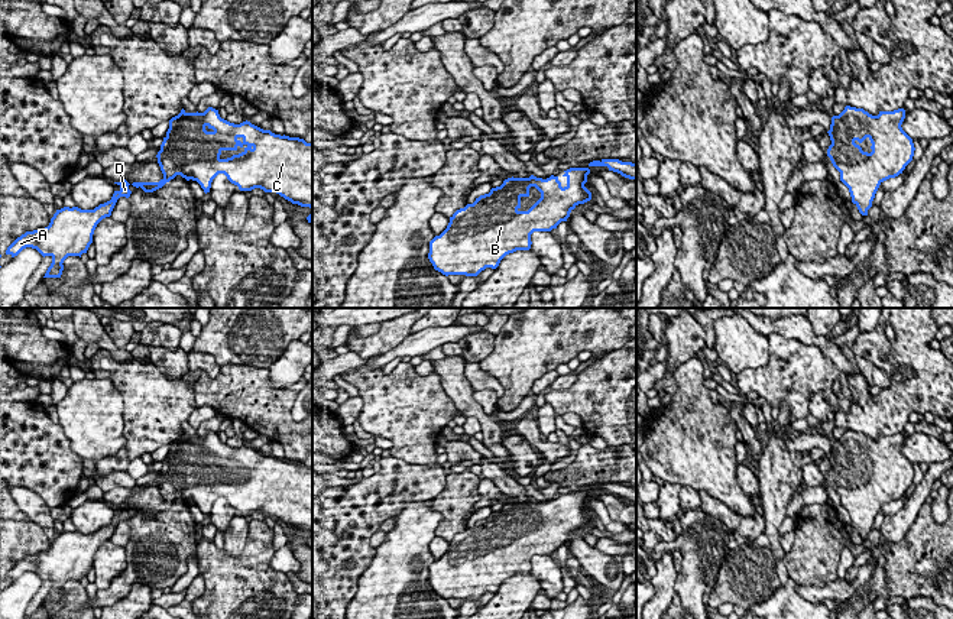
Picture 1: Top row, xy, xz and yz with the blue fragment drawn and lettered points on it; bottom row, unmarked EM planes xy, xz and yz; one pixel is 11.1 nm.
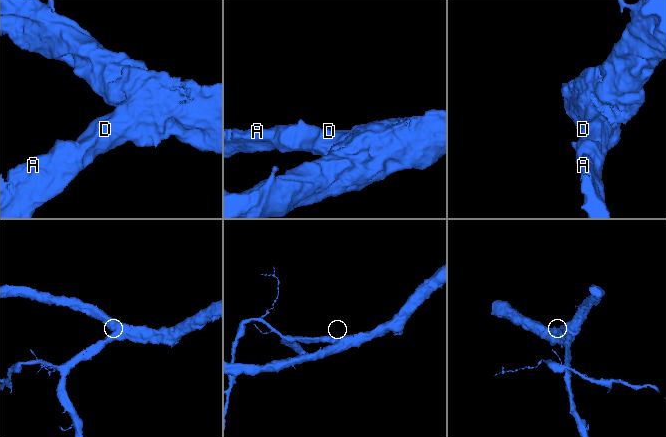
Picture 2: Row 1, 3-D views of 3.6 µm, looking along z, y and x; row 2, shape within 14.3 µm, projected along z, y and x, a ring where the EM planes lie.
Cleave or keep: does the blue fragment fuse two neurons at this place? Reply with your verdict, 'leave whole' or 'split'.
leave whole

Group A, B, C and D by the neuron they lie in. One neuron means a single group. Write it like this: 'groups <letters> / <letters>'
groups A B C D

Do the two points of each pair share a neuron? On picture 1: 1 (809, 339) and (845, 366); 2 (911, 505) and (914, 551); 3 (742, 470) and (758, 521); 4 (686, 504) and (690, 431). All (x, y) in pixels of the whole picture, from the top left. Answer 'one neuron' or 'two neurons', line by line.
1: one neuron
2: two neurons
3: two neurons
4: two neurons

